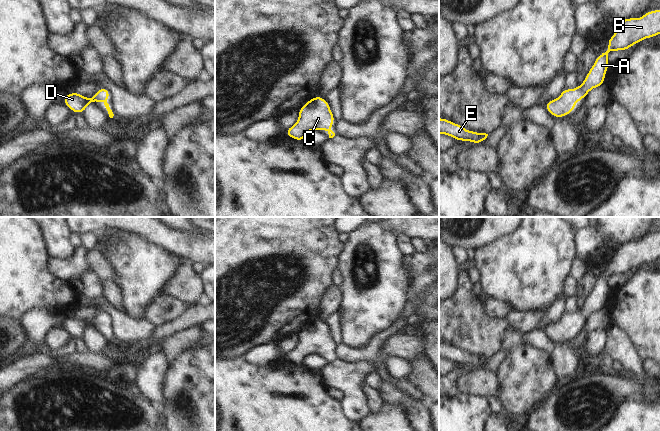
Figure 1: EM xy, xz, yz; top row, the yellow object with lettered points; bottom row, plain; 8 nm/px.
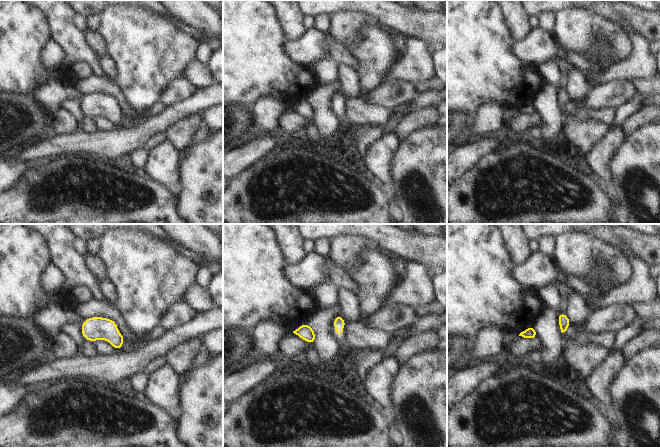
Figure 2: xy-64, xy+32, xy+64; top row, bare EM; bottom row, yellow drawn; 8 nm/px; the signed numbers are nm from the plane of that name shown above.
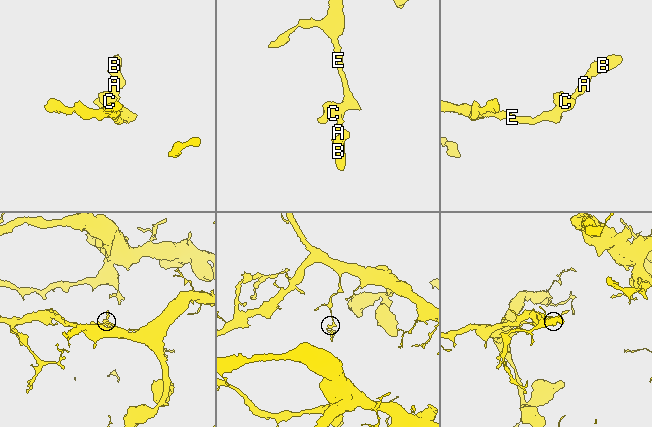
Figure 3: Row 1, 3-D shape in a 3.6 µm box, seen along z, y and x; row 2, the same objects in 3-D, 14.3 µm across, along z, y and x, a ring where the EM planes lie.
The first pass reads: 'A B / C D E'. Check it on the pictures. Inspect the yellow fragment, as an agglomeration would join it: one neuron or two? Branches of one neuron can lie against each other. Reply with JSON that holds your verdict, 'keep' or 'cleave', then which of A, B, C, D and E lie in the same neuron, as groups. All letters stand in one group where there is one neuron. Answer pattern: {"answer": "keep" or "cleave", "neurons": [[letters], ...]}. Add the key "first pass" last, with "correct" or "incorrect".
{"answer": "keep", "neurons": [["A", "B", "C", "D", "E"]], "first pass": "incorrect"}

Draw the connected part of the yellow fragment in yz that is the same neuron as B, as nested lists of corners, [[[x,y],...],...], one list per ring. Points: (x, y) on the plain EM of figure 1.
[[[660,233],[649,235],[641,242],[628,242],[616,248],[616,258],[608,265],[608,274],[597,280],[584,306],[575,313],[564,313],[558,323],[549,324],[546,334],[554,341],[571,338],[577,325],[582,324],[595,311],[603,309],[609,291],[608,277],[628,274],[632,269],[660,258]]]

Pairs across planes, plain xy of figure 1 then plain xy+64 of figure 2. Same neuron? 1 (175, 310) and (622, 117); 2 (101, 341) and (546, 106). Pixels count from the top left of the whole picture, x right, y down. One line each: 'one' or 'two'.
1: two
2: one

